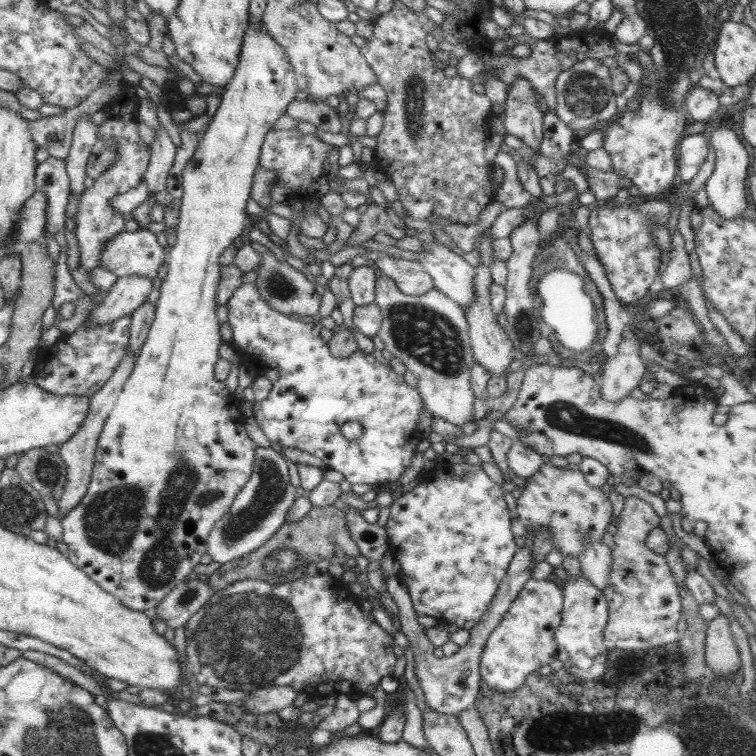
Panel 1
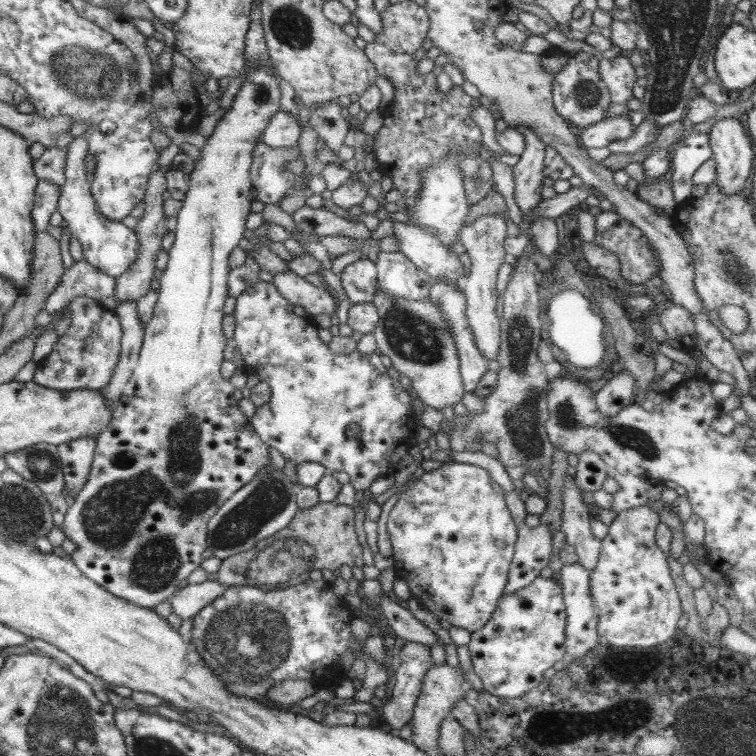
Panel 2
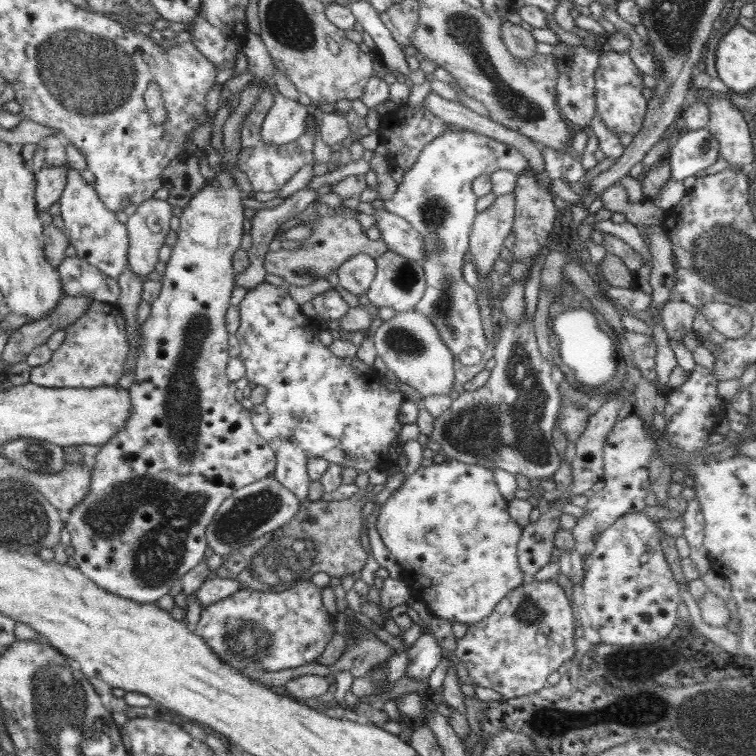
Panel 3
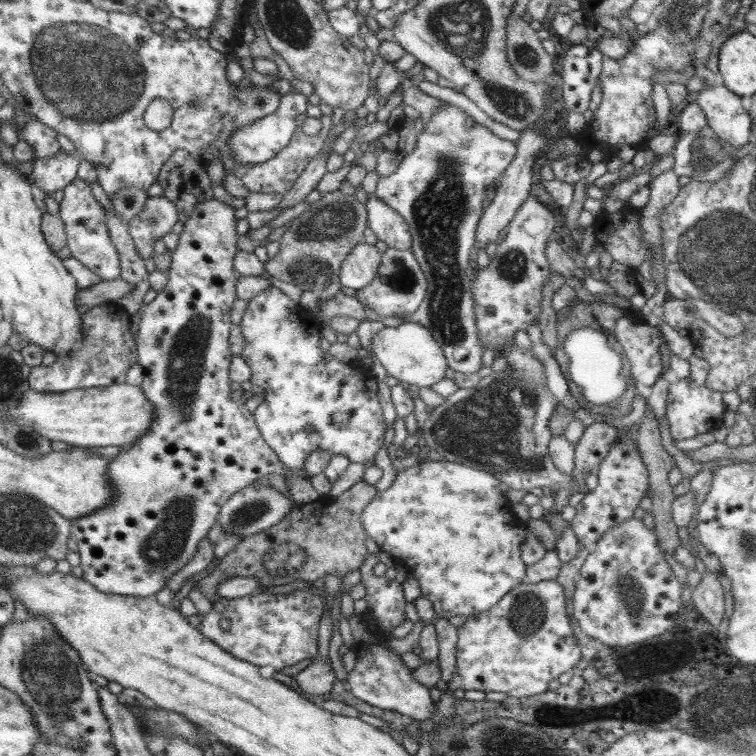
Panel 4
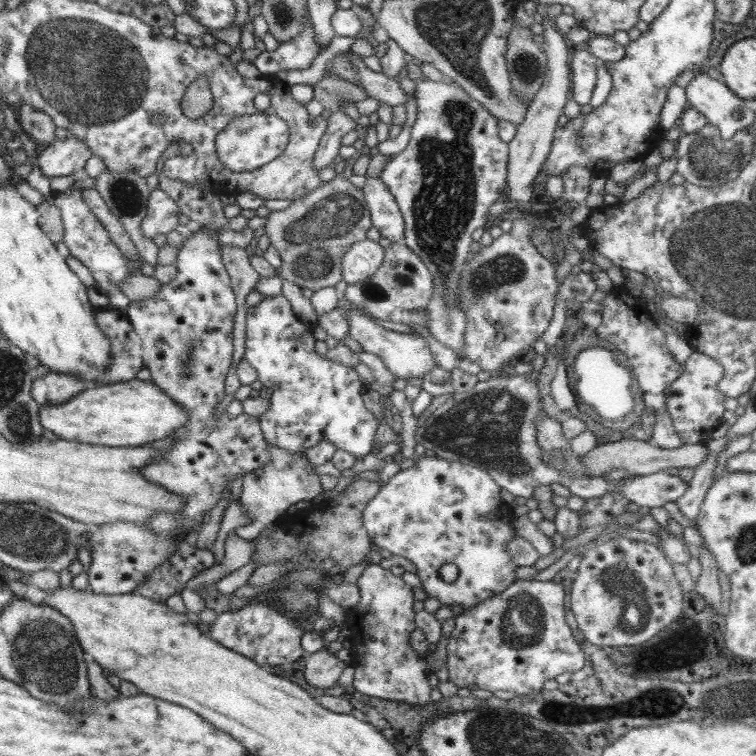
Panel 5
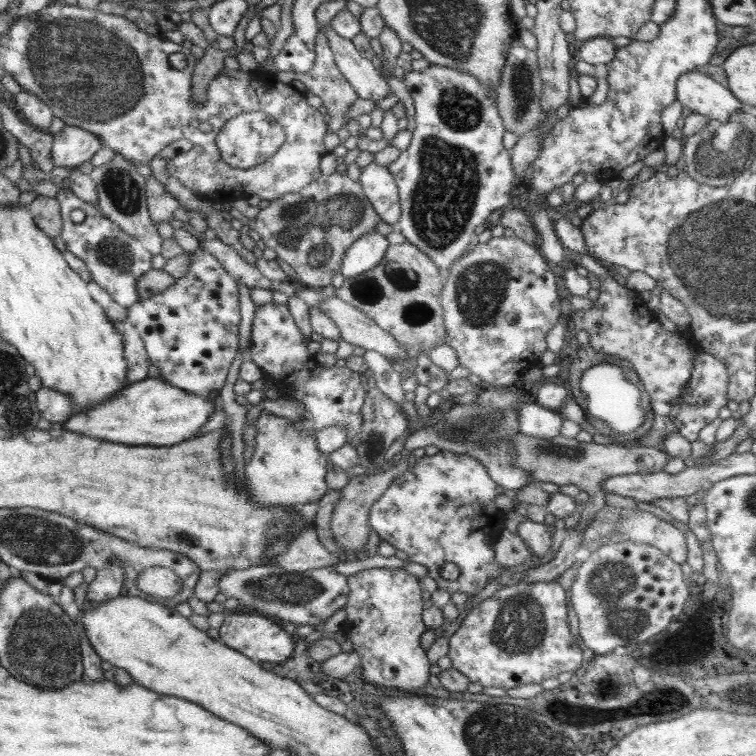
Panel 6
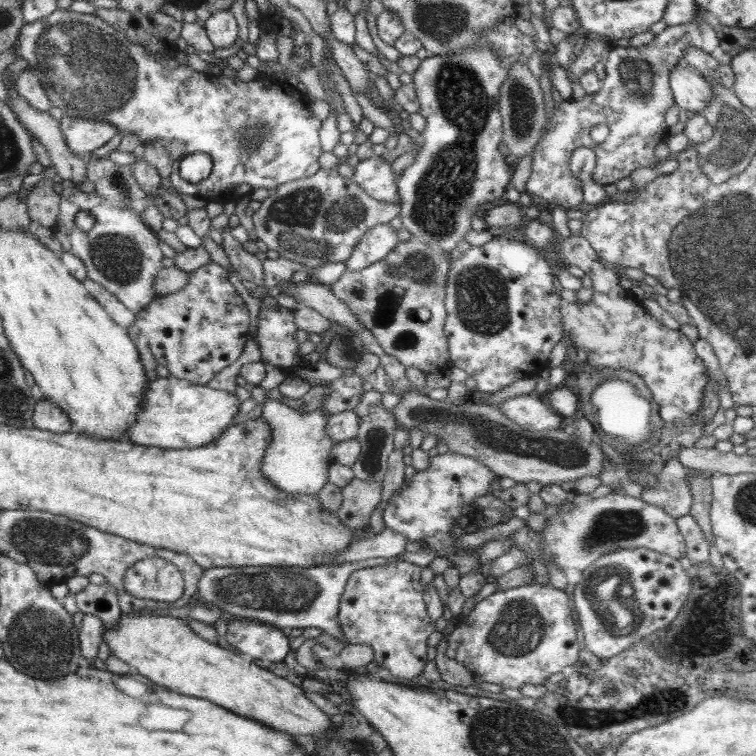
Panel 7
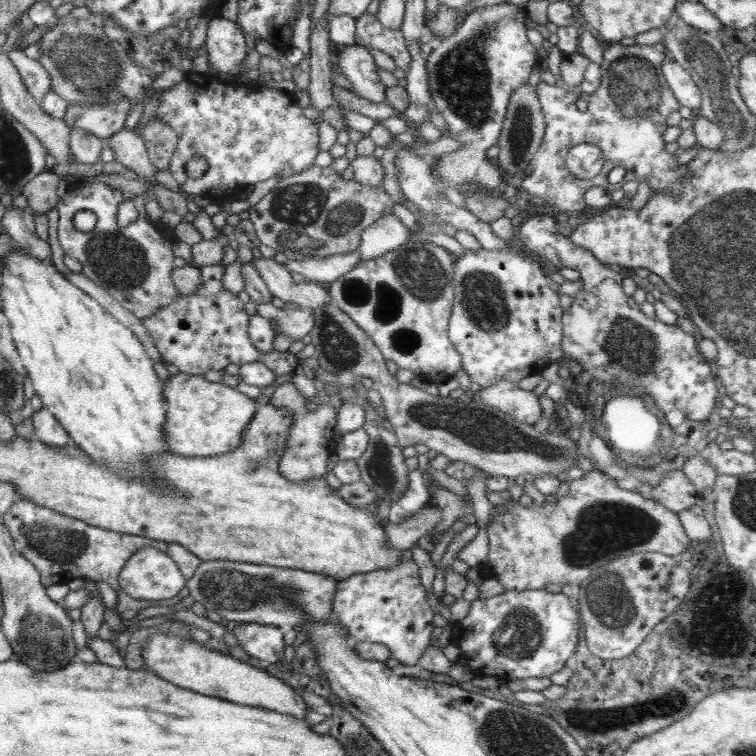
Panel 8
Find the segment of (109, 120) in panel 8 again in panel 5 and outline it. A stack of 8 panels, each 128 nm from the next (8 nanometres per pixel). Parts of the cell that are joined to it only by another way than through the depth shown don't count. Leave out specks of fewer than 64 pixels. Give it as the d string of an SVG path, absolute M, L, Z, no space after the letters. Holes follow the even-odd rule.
M69 136L68 138L56 138L55 141L40 149L37 156L36 164L42 171L44 176L72 176L72 174L83 174L83 169L88 160L92 156L90 148L86 146L81 140L78 140L75 136Z

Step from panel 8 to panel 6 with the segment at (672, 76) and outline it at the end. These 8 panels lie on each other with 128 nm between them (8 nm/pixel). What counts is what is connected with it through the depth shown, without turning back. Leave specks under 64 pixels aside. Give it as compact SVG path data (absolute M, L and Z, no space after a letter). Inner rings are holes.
M699 71L687 72L678 78L676 90L677 100L683 104L686 112L703 114L709 119L715 118L720 122L728 122L733 112L738 112L743 108L743 102L740 102L732 92L730 92L729 88L718 83L710 77L710 75L700 73Z

